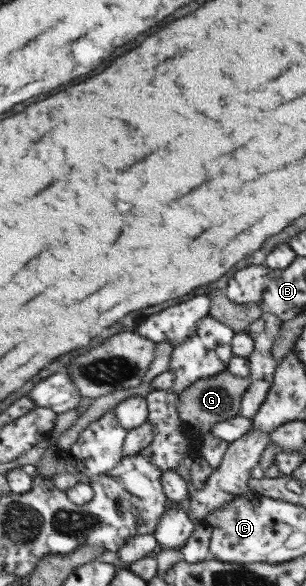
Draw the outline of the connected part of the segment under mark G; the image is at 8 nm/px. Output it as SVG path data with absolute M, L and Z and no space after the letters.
M230 371L220 372L208 378L200 378L187 391L179 395L178 407L181 409L182 421L194 428L199 435L210 433L214 424L238 416L238 412L241 412L244 394L250 384L249 379L238 378Z

